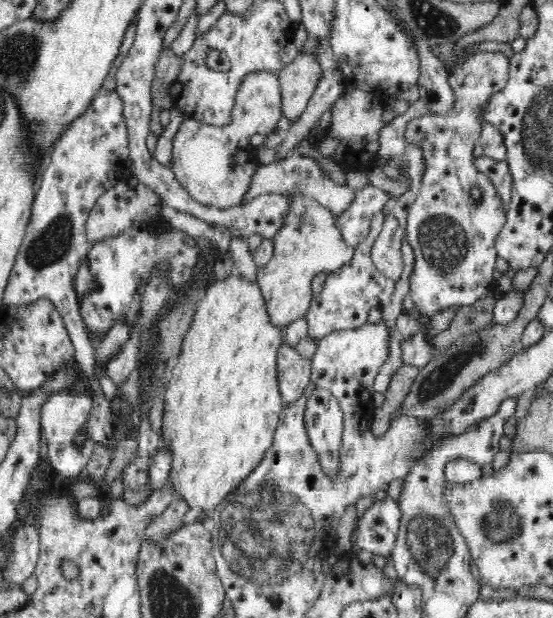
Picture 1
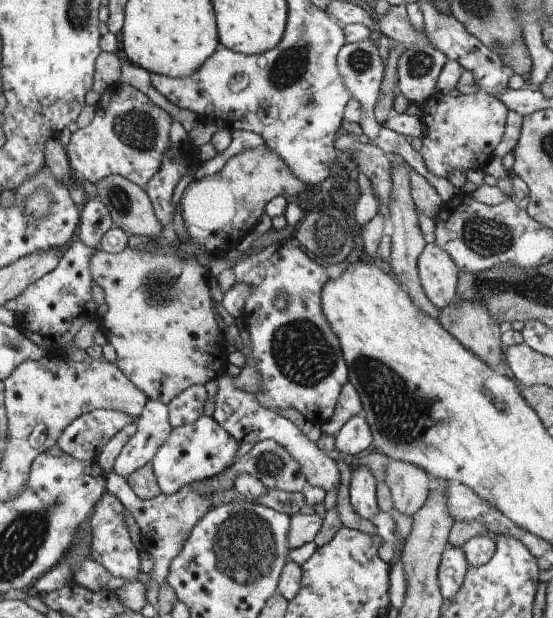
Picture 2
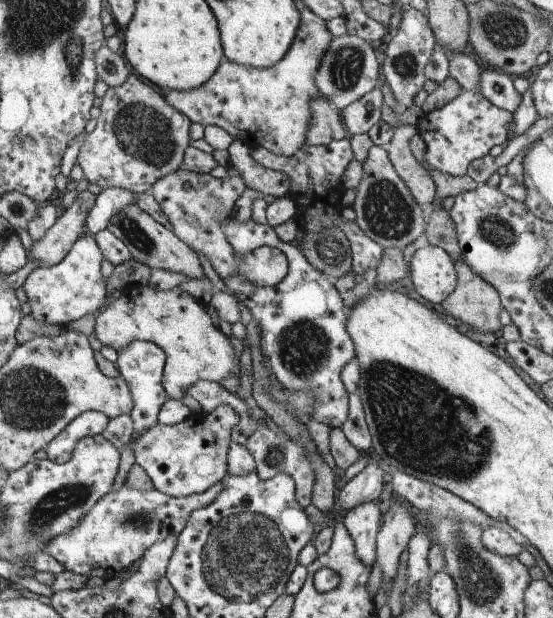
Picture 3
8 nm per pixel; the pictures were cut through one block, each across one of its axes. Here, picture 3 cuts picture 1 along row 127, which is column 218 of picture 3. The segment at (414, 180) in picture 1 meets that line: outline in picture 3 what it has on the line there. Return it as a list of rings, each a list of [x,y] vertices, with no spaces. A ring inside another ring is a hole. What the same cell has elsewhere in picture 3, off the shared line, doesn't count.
[[[198,380],[188,389],[187,394],[192,396],[194,400],[198,400],[203,409],[203,414],[212,412],[223,403],[230,404],[238,412],[240,420],[238,420],[238,424],[232,427],[231,434],[232,441],[236,444],[246,446],[247,440],[254,434],[254,430],[260,426],[266,426],[264,419],[254,420],[249,415],[246,400],[240,398],[236,393],[231,393],[227,389],[224,390],[221,383]]]

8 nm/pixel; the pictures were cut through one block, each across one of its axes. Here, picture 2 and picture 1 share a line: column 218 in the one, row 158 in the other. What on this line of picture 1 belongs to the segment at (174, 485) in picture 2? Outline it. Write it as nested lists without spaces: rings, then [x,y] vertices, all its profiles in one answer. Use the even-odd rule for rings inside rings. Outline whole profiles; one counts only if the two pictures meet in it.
[[[474,52],[449,74],[448,81],[456,95],[452,112],[407,122],[405,139],[419,146],[425,158],[420,191],[406,220],[406,243],[416,256],[409,295],[422,315],[432,317],[450,306],[459,309],[489,292],[497,293],[495,241],[507,222],[507,210],[488,176],[475,167],[472,151],[485,124],[485,106],[492,95],[504,88],[508,77],[509,60],[504,53]],[[472,188],[482,190],[481,200],[472,199]]]

